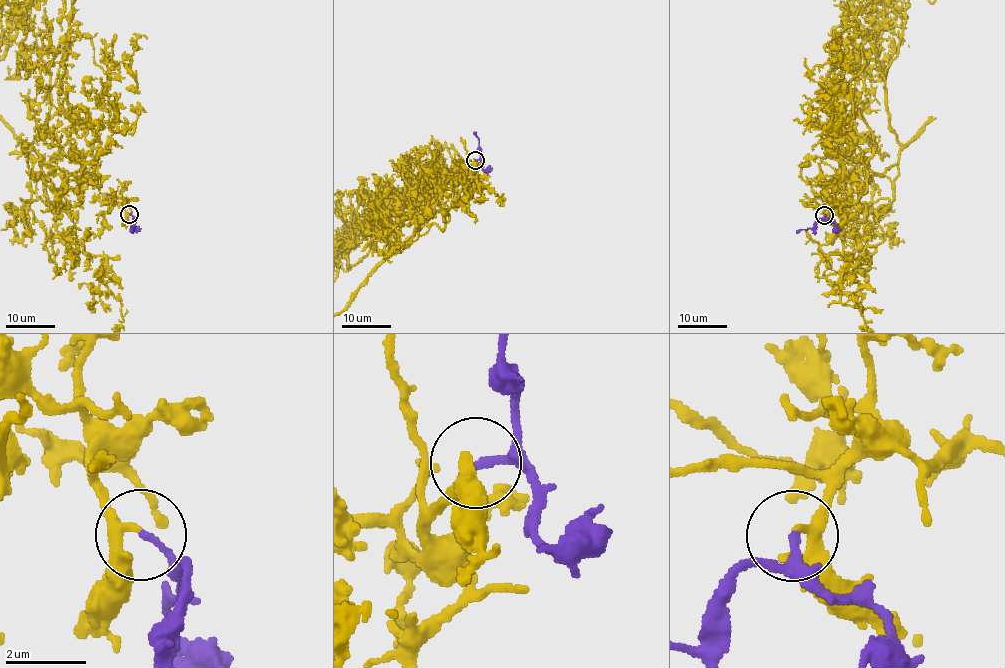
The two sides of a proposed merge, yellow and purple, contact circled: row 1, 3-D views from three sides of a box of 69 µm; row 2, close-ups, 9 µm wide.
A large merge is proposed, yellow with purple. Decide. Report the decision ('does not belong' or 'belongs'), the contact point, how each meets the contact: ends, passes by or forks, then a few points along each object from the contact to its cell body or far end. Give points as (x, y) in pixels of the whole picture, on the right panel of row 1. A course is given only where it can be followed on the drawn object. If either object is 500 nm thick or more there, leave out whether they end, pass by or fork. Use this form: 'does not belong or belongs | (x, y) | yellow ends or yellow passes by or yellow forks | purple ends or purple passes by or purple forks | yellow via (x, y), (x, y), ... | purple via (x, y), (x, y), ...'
belongs | (824, 215) | yellow passes by | purple ends | purple via (824, 214), (812, 228), (796, 233)

